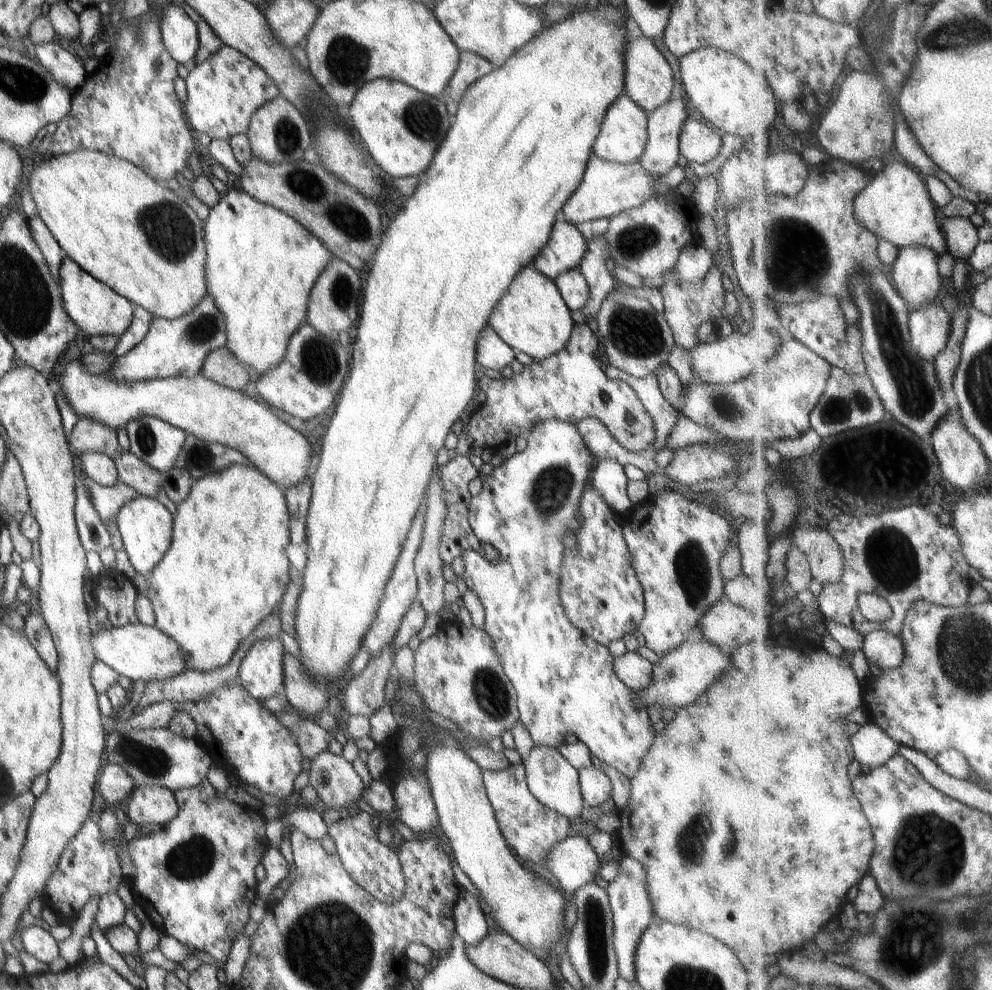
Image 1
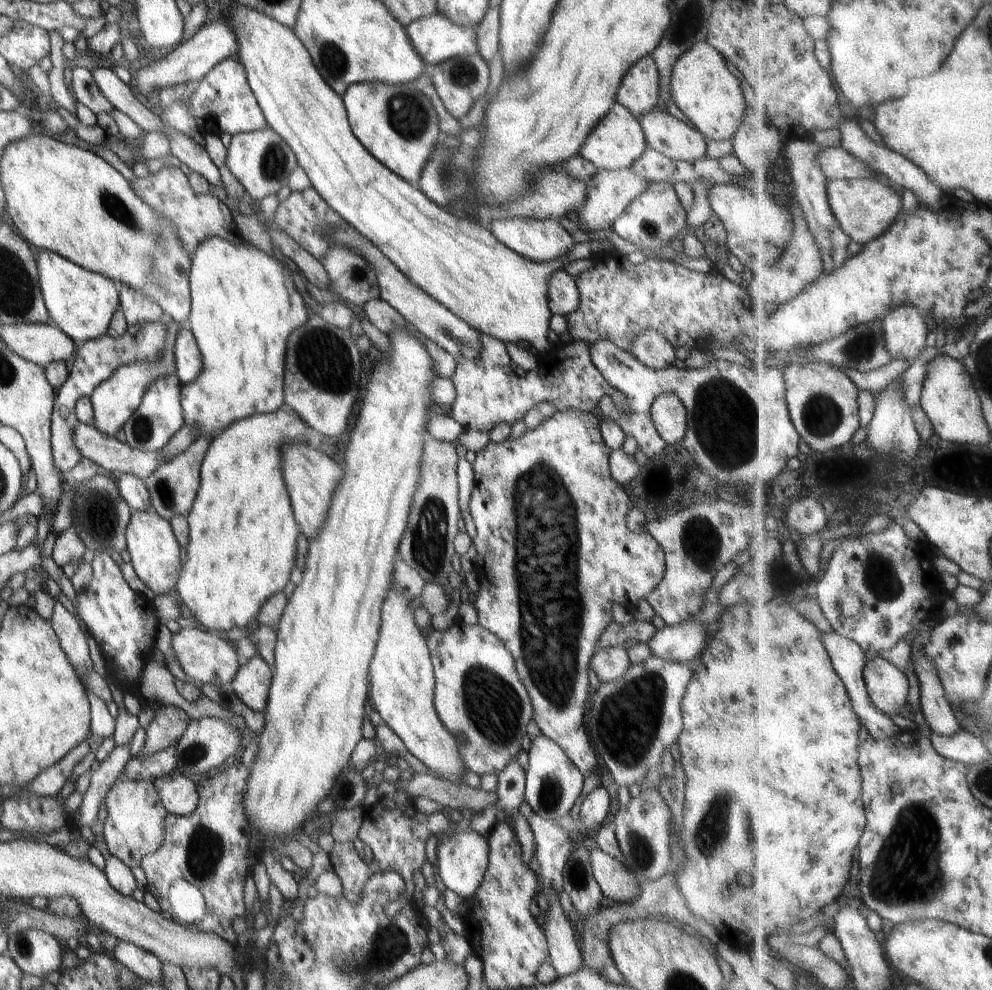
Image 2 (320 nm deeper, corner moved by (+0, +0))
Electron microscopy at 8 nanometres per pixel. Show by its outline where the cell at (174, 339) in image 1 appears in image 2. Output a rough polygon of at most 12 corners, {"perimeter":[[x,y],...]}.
{"perimeter":[[169,319],[160,361],[121,366],[89,396],[93,426],[115,437],[145,388],[175,373],[182,327]]}

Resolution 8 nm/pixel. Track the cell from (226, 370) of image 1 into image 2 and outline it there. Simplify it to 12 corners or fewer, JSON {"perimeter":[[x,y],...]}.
{"perimeter":[[187,326],[177,332],[173,355],[182,385],[202,372],[202,357]]}

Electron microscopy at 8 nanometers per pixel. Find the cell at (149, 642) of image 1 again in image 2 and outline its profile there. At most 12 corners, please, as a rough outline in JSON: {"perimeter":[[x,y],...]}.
{"perimeter":[[195,624],[172,635],[176,658],[198,684],[228,684],[239,654]]}

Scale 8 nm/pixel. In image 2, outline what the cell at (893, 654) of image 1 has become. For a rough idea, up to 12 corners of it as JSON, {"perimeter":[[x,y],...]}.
{"perimeter":[[877,657],[865,675],[880,712],[909,706],[911,681],[899,666]]}

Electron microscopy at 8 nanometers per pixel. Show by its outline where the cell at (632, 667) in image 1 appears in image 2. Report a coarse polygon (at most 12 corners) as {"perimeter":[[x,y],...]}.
{"perimeter":[[597,647],[595,685],[620,680],[630,668],[626,648]]}

